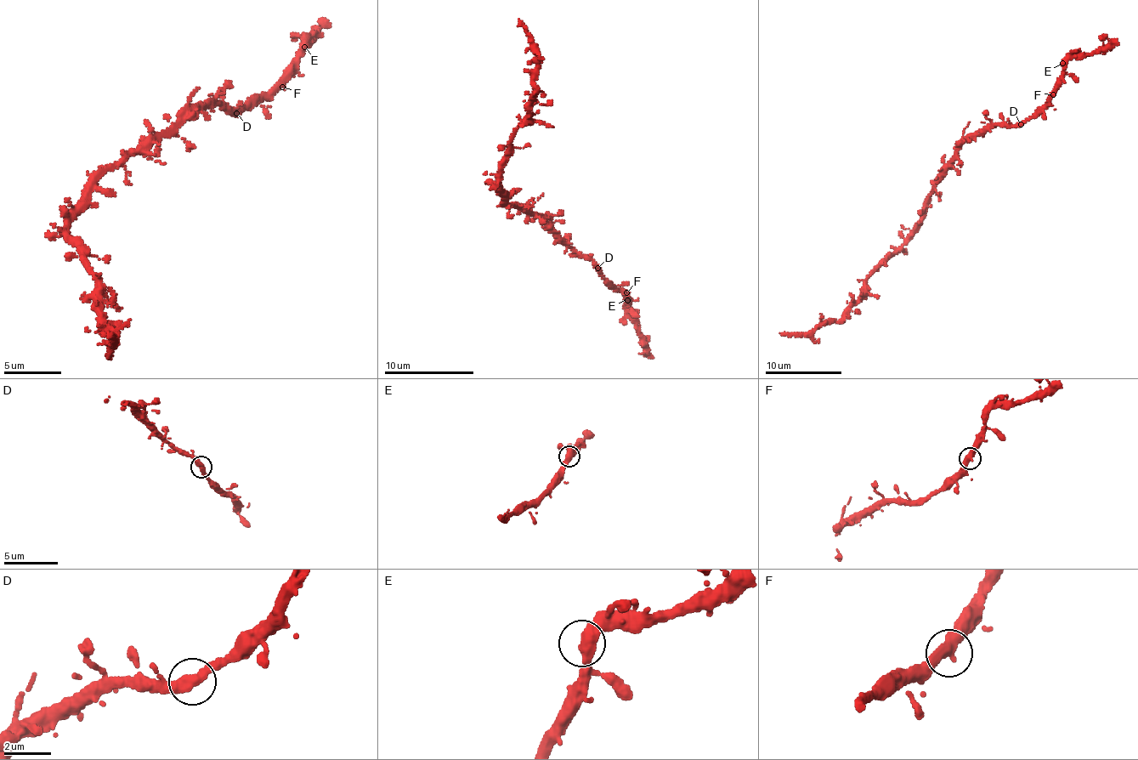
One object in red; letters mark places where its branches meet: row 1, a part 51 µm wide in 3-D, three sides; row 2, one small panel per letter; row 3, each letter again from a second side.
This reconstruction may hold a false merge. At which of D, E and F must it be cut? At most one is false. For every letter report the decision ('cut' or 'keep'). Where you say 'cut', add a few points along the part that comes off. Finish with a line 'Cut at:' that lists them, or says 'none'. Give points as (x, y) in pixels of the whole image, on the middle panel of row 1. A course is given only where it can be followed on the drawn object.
D: keep
E: keep
F: keep
Cut at: none

